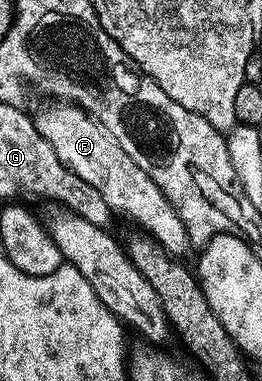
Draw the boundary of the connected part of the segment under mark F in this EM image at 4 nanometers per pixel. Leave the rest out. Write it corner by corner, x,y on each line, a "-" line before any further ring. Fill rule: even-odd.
48,102
45,108
34,112
34,119
38,134
42,134
42,138
46,138
50,146
54,146
54,154
58,154
60,161
74,174
78,174
82,182
90,182
90,186
94,186
94,190
102,194
106,206
117,217
125,216
126,219
133,220
138,227
145,228
143,231
161,244
169,255
183,257
182,254
189,250
190,243
186,226
182,224
174,206
155,184
155,180
150,178
150,174
122,150
98,121
77,104
67,102

